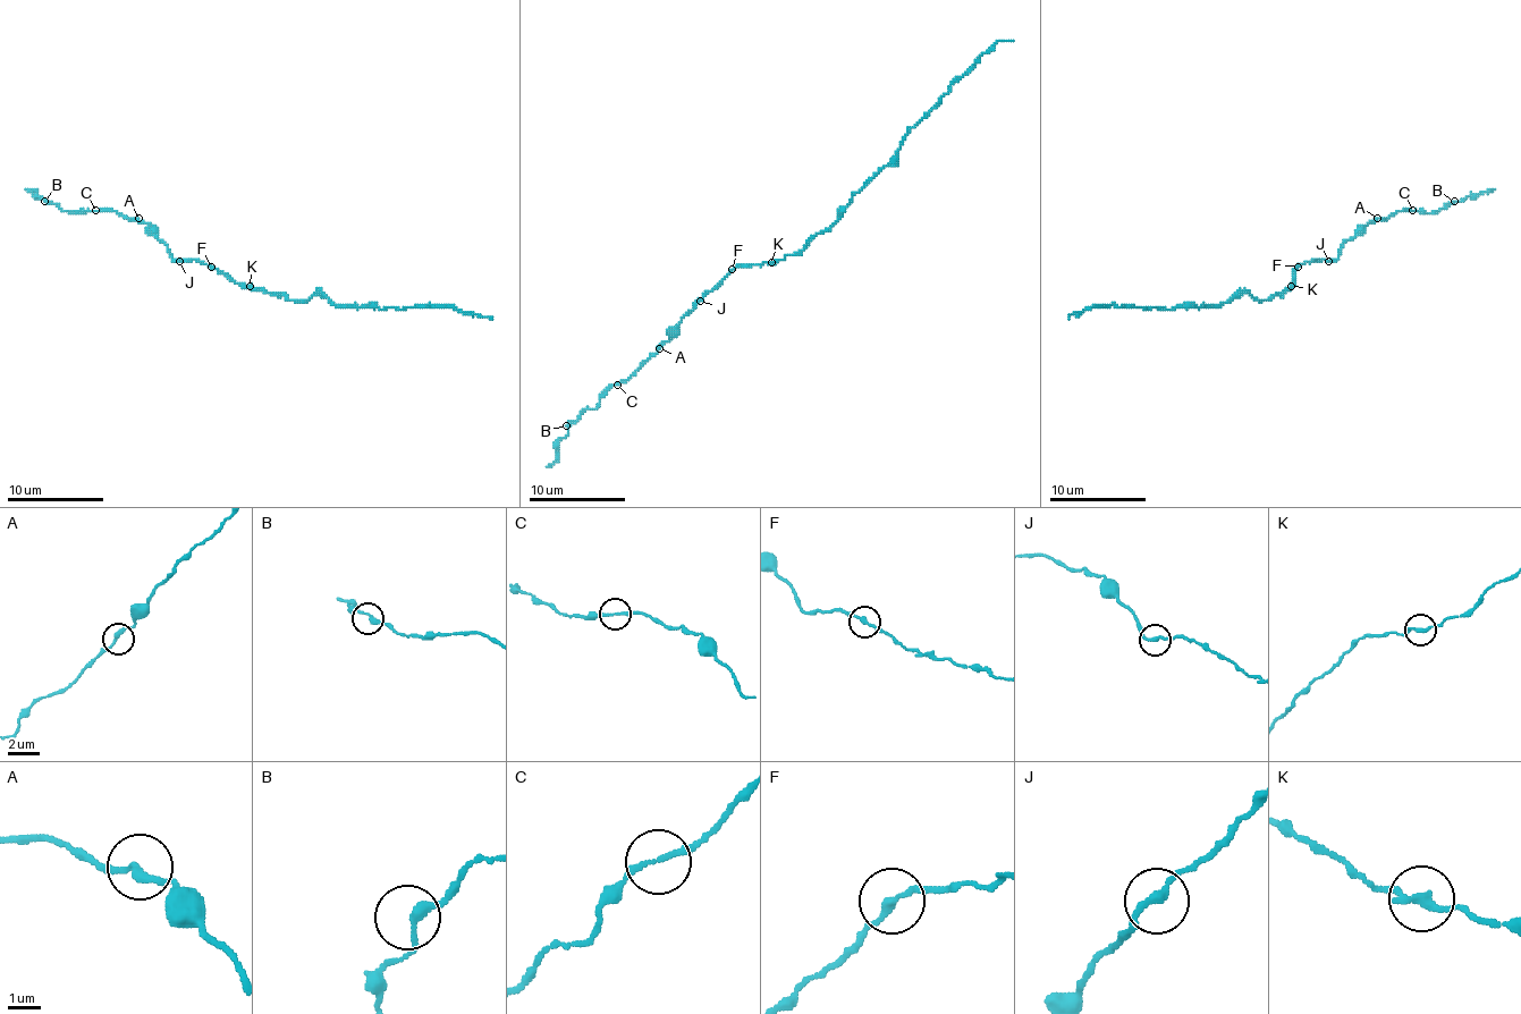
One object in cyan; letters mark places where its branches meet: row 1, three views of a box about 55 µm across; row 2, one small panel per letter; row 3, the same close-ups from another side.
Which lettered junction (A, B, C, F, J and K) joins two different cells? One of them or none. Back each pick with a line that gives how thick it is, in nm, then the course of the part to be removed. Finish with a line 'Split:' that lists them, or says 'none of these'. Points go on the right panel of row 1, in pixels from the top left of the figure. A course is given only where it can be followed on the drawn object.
Split: none of these

